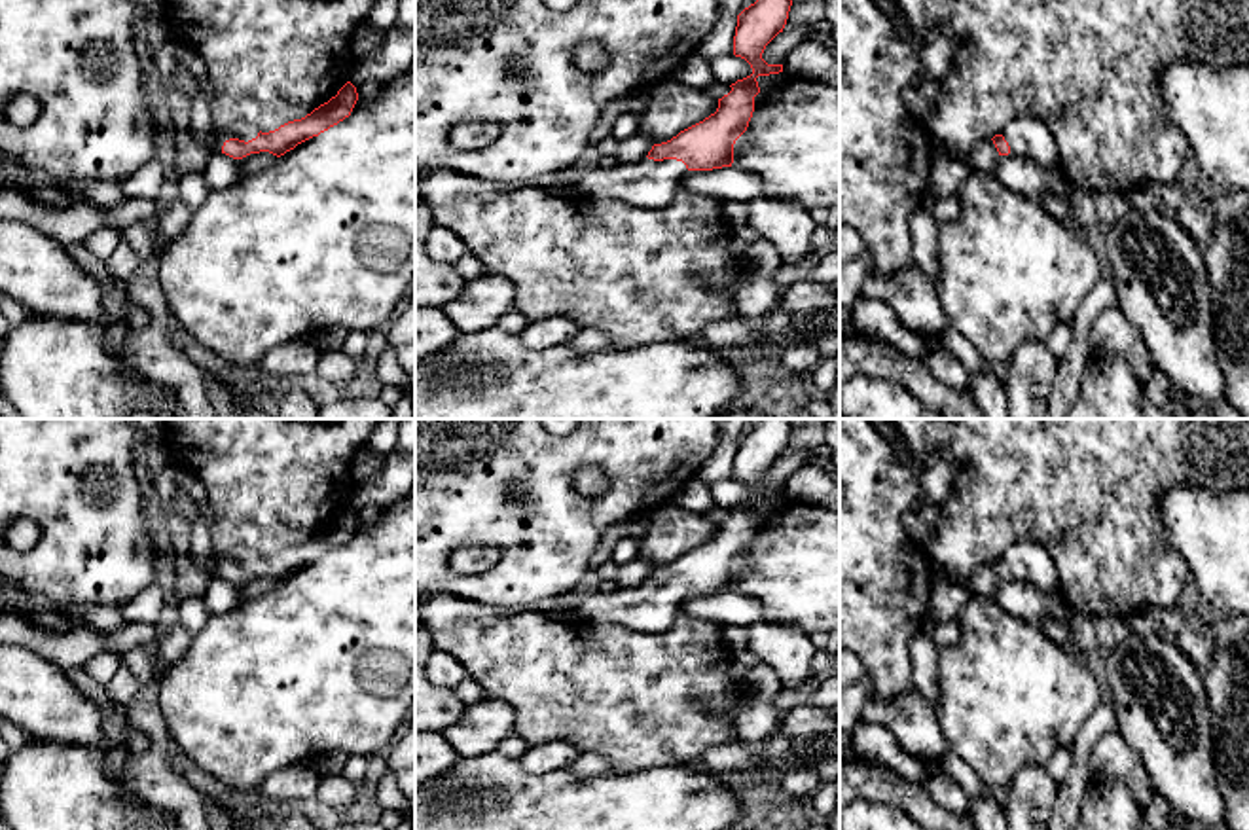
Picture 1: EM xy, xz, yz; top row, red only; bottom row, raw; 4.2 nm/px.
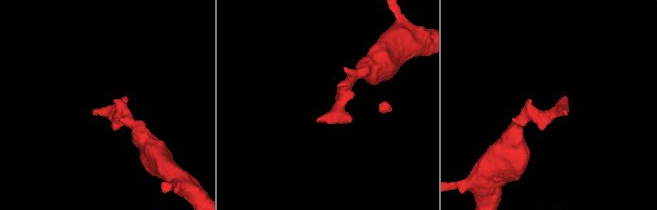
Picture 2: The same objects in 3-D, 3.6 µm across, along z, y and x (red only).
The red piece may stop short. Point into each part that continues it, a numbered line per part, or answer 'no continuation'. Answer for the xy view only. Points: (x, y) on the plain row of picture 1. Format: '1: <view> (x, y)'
1: xy (243, 556)

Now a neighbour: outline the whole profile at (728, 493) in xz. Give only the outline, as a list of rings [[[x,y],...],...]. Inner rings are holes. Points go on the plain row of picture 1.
[[[722,479],[709,483],[711,485],[711,496],[713,496],[713,506],[732,510],[737,504],[743,504],[752,498],[751,489],[741,483],[732,479]]]

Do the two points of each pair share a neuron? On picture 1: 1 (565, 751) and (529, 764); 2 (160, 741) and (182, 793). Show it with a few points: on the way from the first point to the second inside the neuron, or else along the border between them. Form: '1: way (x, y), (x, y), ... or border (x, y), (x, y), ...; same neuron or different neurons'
1: way (556, 755), (539, 758); same neuron
2: way (160, 755), (160, 770), (169, 779); same neuron

